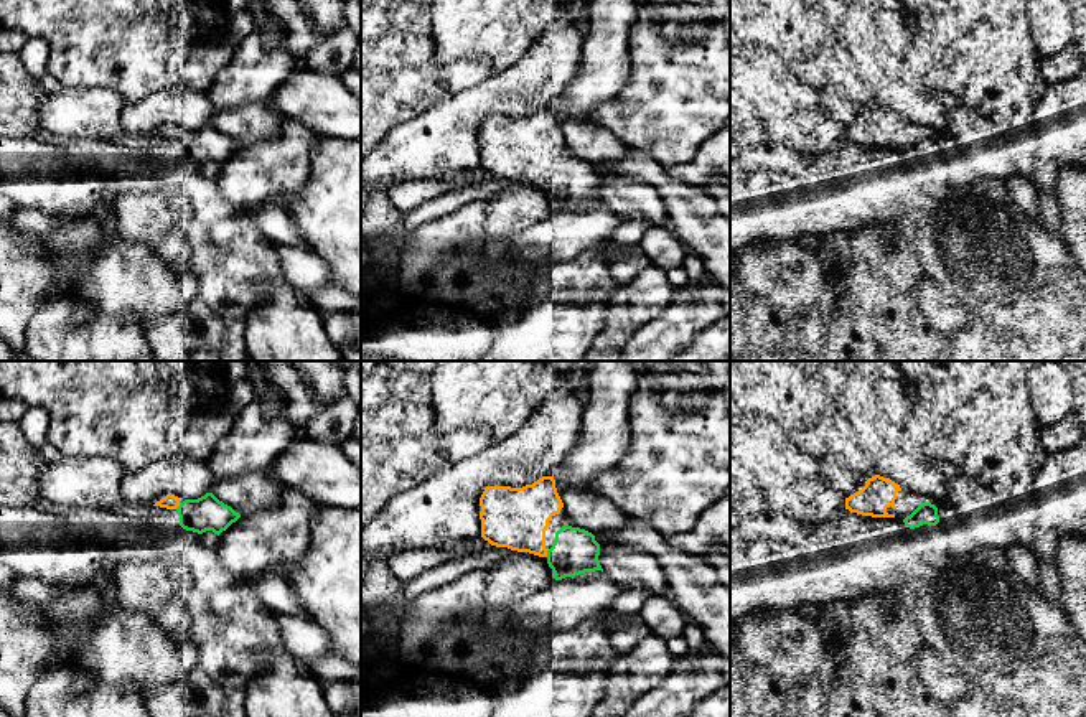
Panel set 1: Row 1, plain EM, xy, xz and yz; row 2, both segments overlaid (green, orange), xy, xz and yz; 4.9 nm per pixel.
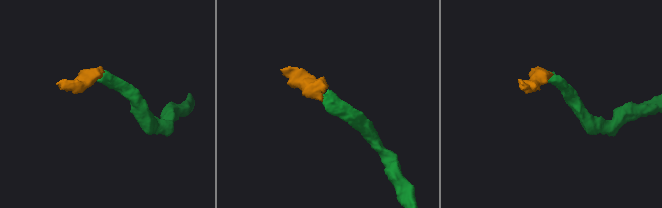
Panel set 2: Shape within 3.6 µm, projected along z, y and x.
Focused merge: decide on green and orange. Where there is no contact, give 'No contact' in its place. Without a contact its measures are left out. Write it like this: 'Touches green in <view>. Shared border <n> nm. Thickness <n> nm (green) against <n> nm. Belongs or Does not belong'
Touches green in xy. Shared border 40 nm. Thickness 170 nm (green) against 80 nm. Belongs

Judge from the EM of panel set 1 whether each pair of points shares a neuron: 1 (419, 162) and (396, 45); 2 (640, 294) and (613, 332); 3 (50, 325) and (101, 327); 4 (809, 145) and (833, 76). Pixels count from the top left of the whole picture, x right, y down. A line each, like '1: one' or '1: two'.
1: two
2: one
3: one
4: two

